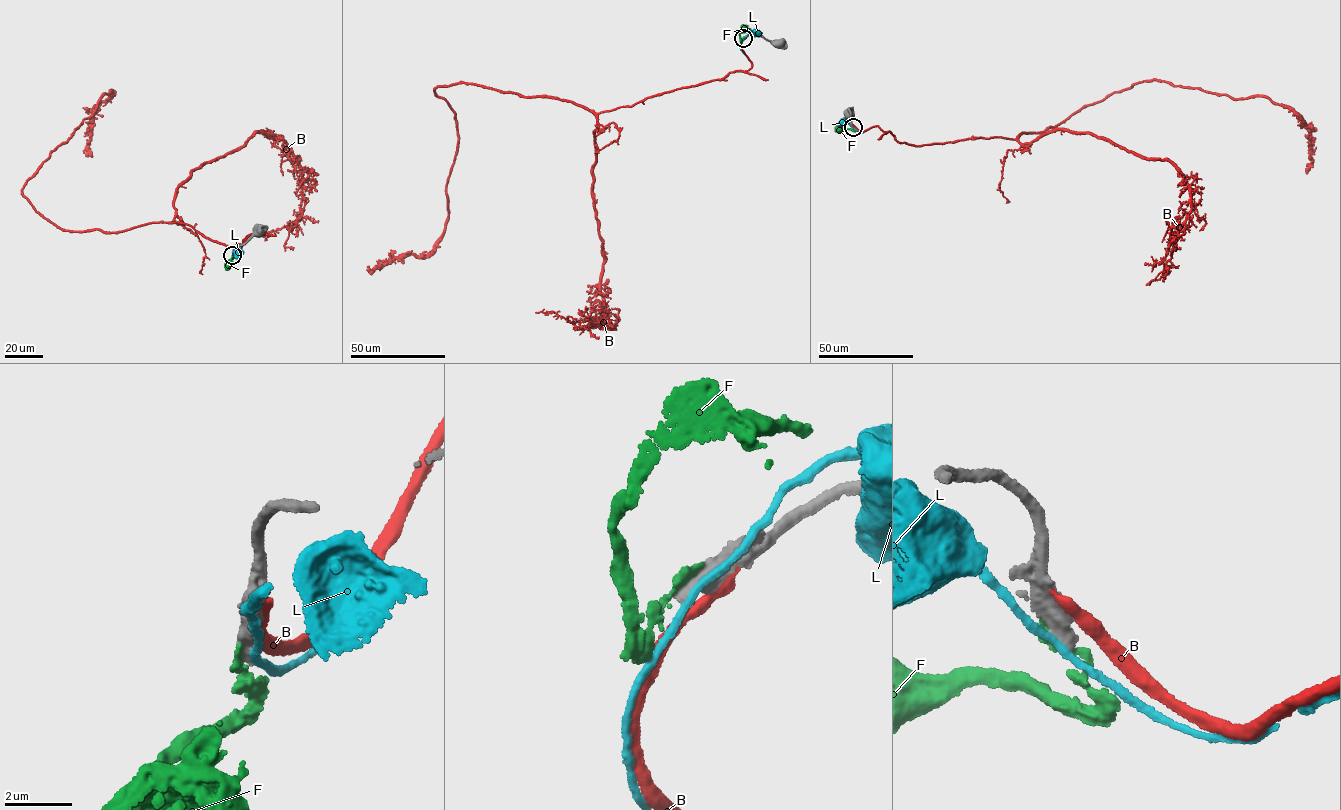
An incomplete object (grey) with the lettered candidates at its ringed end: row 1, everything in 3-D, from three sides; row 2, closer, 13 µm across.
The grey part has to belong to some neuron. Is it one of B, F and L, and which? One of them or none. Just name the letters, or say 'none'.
none

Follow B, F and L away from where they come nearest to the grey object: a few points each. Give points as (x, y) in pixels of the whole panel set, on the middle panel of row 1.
B: (746, 37), (747, 70), (598, 113), (464, 82), (439, 85), (458, 138), (443, 237), (425, 255), (371, 273)
F: (743, 37), (741, 40), (739, 36), (744, 27)
L: (744, 38), (751, 31), (757, 31)

